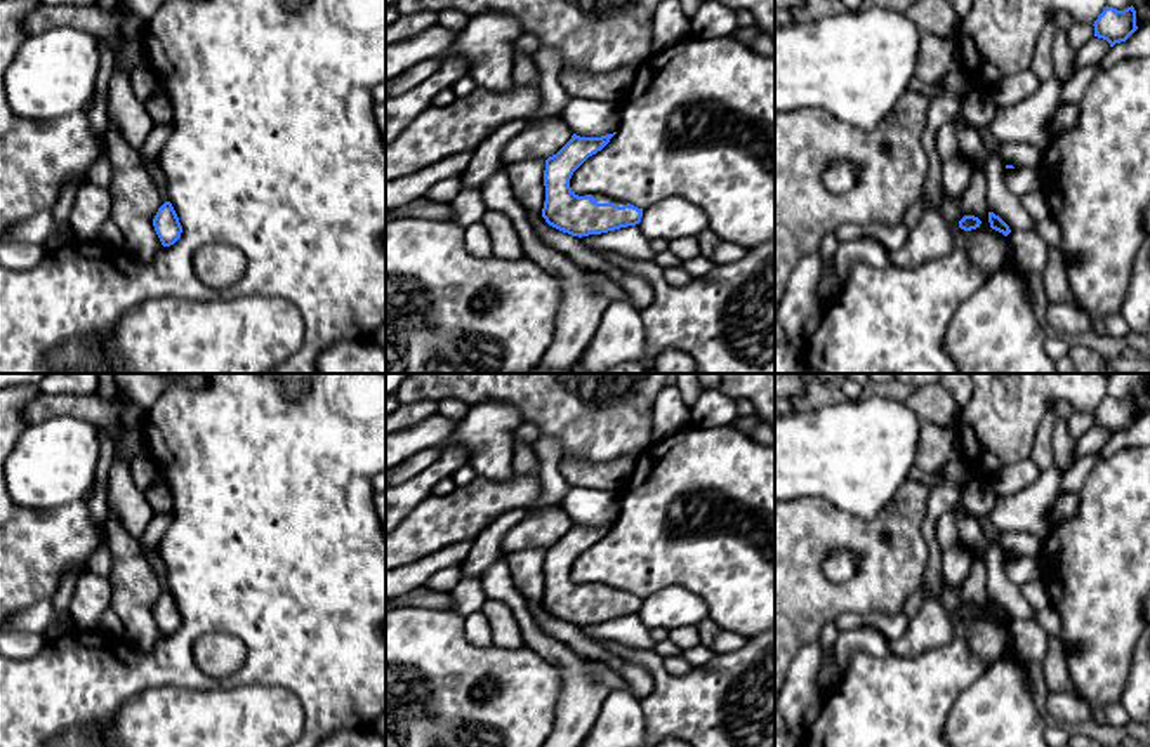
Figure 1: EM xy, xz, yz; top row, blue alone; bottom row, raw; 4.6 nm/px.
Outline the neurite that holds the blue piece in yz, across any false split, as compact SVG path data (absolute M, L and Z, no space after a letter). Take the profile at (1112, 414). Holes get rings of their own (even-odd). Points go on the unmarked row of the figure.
M1107 394L1093 415L1094 426L1107 429L1114 436L1126 431L1138 419L1136 400L1133 394L1124 400Z

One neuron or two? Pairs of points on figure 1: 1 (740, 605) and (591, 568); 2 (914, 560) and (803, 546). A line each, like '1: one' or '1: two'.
1: one
2: one

